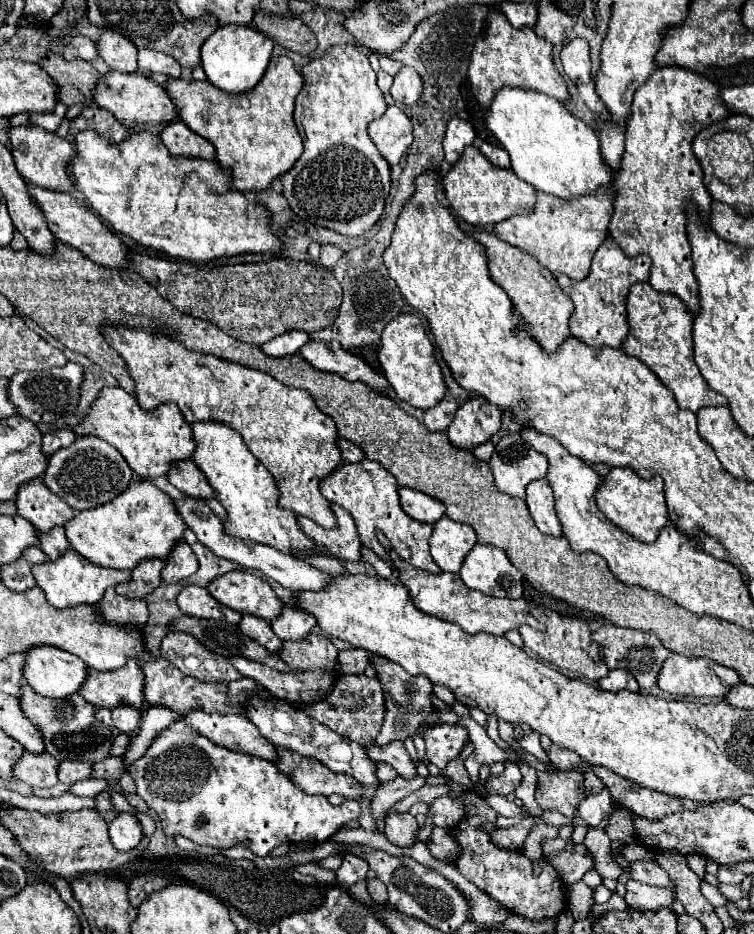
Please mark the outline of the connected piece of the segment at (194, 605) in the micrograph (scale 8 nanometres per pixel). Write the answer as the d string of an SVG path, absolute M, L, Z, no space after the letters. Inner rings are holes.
M184 586L176 598L178 608L186 616L206 618L206 620L226 620L228 624L240 624L240 614L228 610L226 606L218 604L206 588L200 586Z

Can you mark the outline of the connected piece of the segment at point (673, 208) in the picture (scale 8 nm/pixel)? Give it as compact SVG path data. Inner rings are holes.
M662 68L654 70L654 74L644 82L644 86L638 88L634 94L634 102L630 108L630 120L626 124L626 150L620 162L620 170L614 178L616 188L616 200L614 200L614 214L610 220L610 234L614 236L616 244L624 250L626 256L640 256L646 254L652 260L650 270L650 286L656 292L666 292L678 296L692 316L696 318L700 314L700 288L694 276L694 264L692 264L692 248L688 242L688 200L696 204L700 210L700 222L708 224L708 212L712 198L702 182L702 168L692 154L692 140L694 136L706 128L708 124L714 124L718 120L724 120L730 116L728 108L720 104L720 90L714 82L684 70L684 68Z

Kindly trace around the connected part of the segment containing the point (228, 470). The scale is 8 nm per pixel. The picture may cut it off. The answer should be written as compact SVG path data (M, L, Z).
M196 422L192 426L196 452L192 456L194 464L204 472L210 486L216 490L218 500L228 512L224 528L230 536L254 540L266 546L272 546L280 552L312 552L314 542L300 532L298 516L278 506L280 490L270 472L256 460L256 456L246 448L242 436L222 422Z

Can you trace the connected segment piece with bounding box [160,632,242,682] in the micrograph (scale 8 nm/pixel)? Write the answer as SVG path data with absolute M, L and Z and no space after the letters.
M170 632L160 644L160 654L182 674L200 682L232 682L242 678L230 658L208 650L198 638L186 632Z

